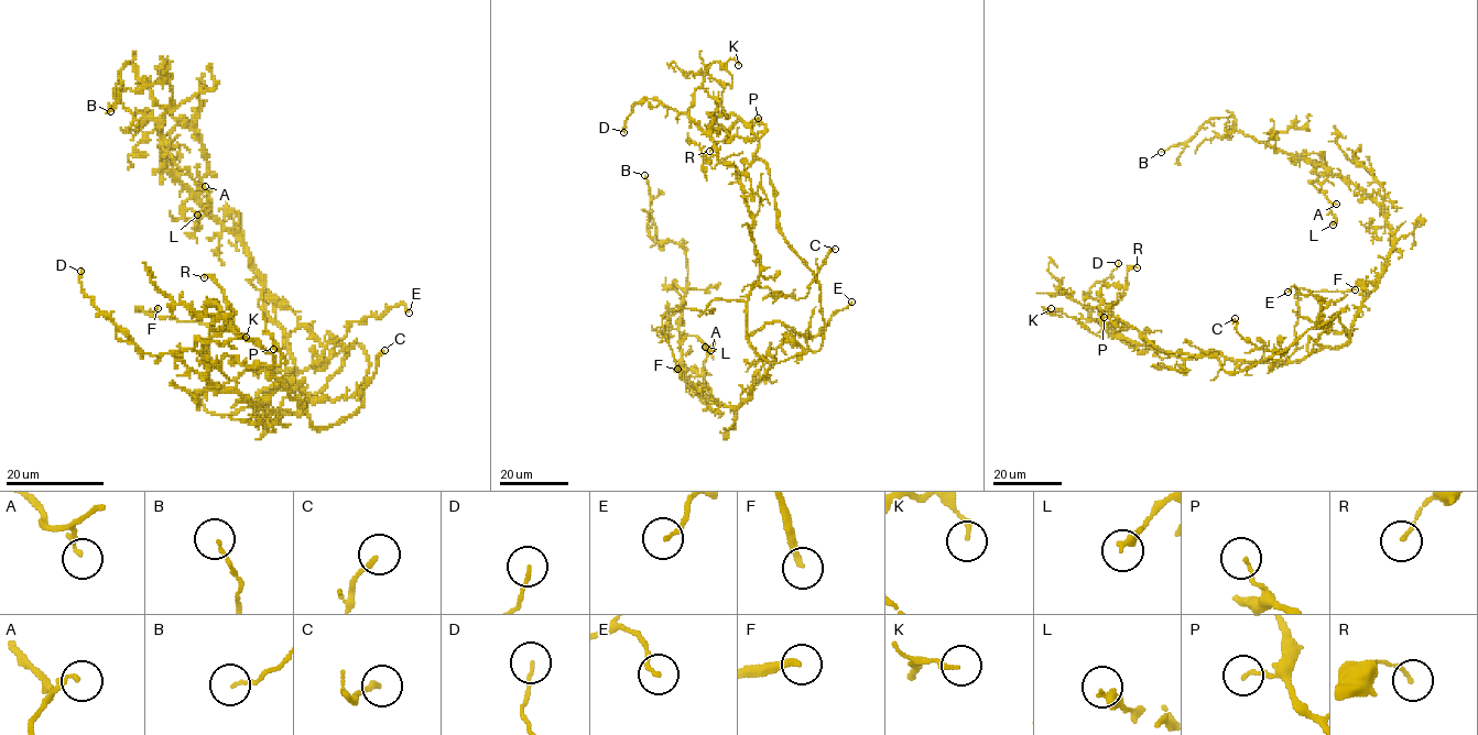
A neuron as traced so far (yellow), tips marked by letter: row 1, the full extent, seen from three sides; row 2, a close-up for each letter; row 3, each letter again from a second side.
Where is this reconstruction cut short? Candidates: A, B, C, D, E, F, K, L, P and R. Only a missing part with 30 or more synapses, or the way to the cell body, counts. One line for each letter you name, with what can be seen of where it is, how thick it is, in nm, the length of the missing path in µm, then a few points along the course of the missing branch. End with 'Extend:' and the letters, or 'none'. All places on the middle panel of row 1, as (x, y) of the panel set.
F: place (677, 369); calibre 240 nm; missing 60 µm; course (677, 369), (689, 402), (712, 442), (731, 460), (749, 463), (788, 449), (792, 443)
Extend: F

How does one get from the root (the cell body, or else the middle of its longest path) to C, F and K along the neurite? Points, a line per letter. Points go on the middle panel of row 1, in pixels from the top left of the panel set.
C: (771, 368), (748, 339), (750, 289), (758, 285), (776, 296), (803, 298), (828, 252), (835, 249)
F: (771, 368), (748, 339), (746, 303), (713, 299), (707, 306), (713, 313), (677, 308), (662, 317), (677, 369)
K: (771, 368), (747, 335), (760, 271), (752, 216), (737, 169), (688, 112), (714, 62), (738, 65)

